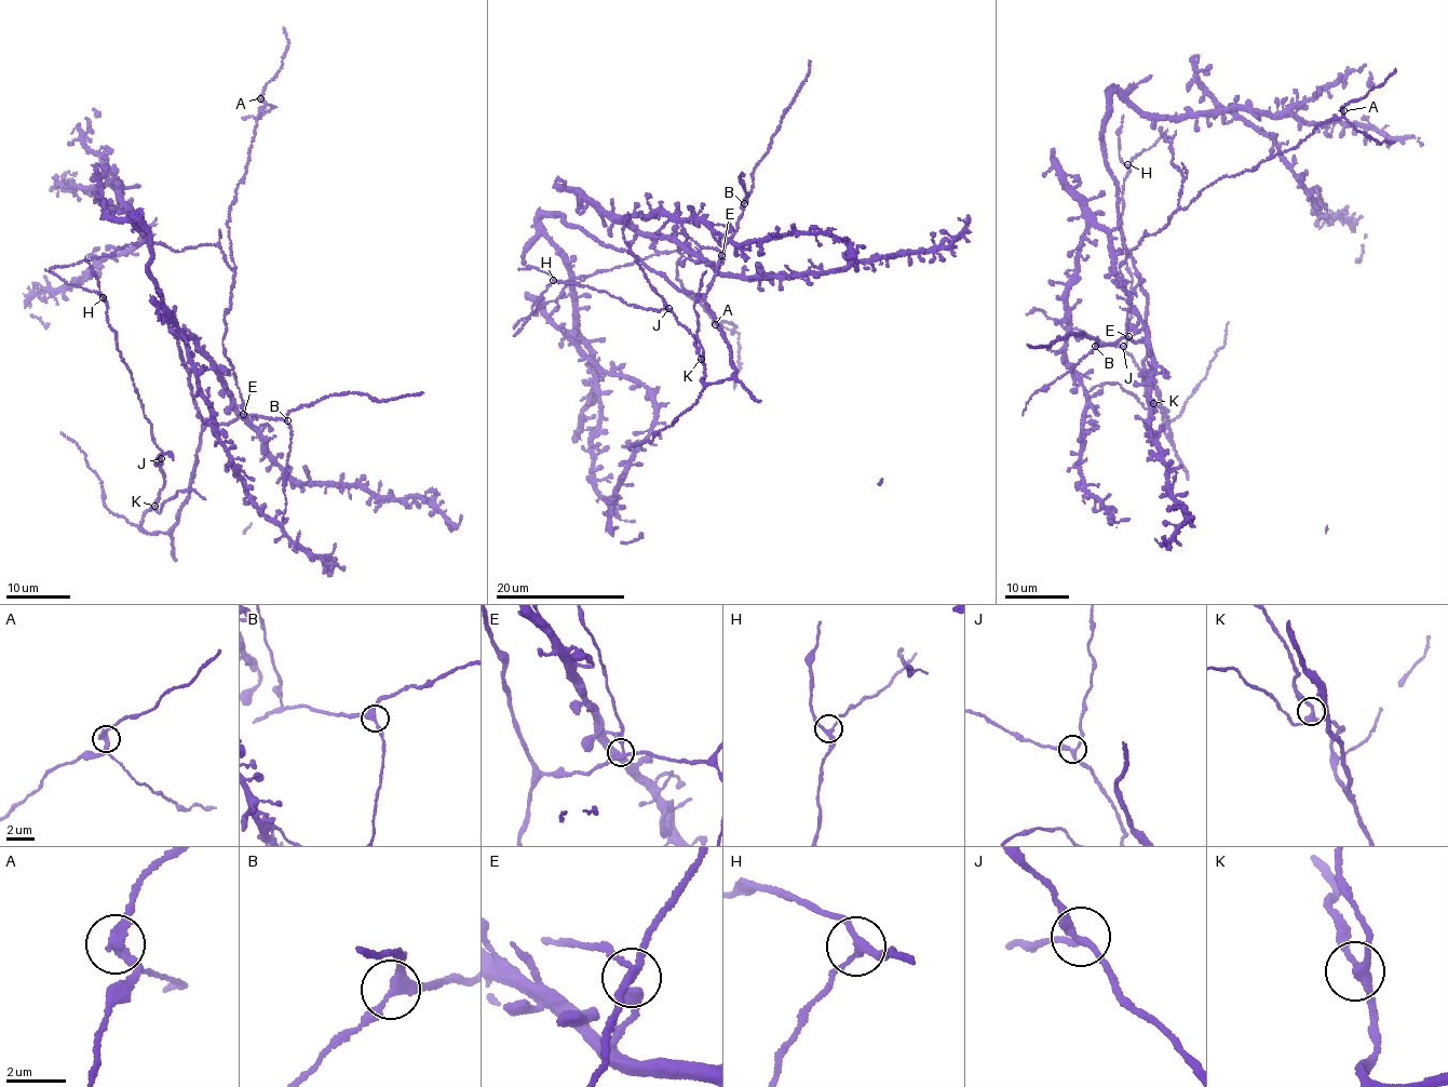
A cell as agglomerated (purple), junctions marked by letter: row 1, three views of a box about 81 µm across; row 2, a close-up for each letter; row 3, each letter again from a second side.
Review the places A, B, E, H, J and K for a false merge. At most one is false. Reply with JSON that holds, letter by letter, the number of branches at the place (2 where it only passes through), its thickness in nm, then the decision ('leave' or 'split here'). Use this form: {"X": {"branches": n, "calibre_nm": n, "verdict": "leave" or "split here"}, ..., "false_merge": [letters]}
{"A": {"branches": 3, "calibre_nm": 280, "verdict": "split here"}, "B": {"branches": 3, "calibre_nm": 320, "verdict": "leave"}, "E": {"branches": 3, "calibre_nm": 240, "verdict": "leave"}, "H": {"branches": 3, "calibre_nm": 240, "verdict": "leave"}, "J": {"branches": 3, "calibre_nm": 240, "verdict": "leave"}, "K": {"branches": 3, "calibre_nm": 280, "verdict": "leave"}, "false_merge": ["A"]}

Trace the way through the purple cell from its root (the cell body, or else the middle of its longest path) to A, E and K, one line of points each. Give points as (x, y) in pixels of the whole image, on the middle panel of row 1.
A: (649, 269), (701, 296), (716, 271), (715, 247), (671, 235), (681, 257), (682, 291), (700, 300), (714, 324)
E: (649, 269), (679, 291), (701, 296), (711, 283), (721, 255)
K: (649, 269), (679, 291), (705, 299), (729, 341), (735, 370), (731, 379), (704, 383), (701, 359)

